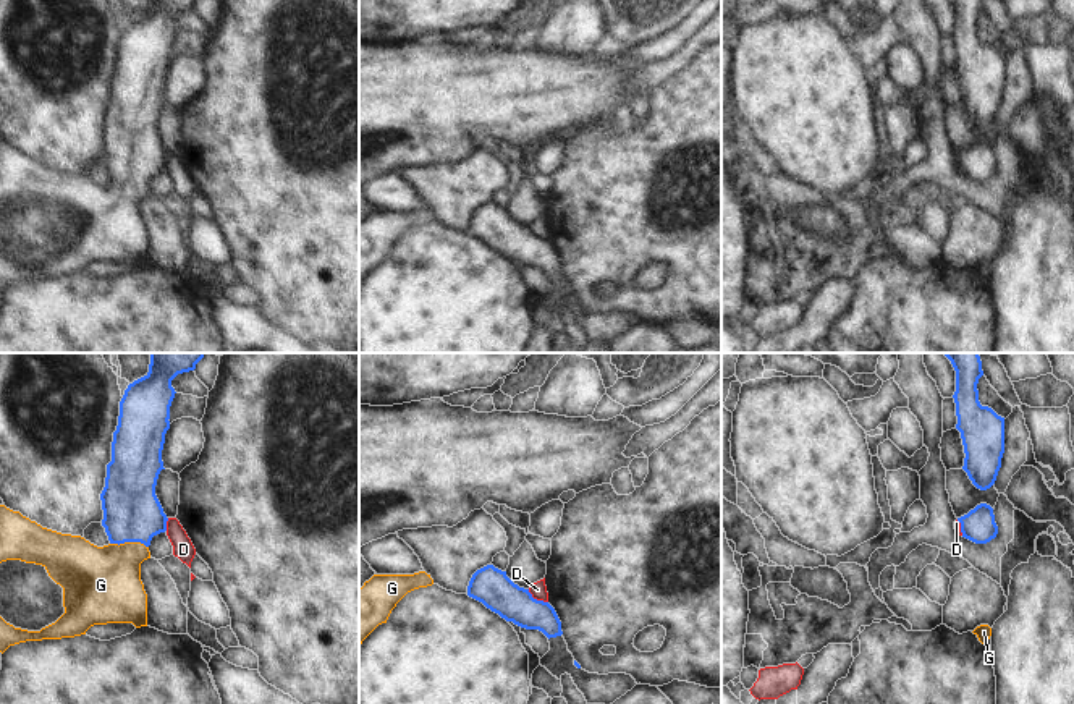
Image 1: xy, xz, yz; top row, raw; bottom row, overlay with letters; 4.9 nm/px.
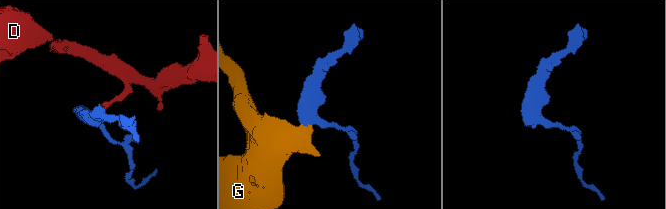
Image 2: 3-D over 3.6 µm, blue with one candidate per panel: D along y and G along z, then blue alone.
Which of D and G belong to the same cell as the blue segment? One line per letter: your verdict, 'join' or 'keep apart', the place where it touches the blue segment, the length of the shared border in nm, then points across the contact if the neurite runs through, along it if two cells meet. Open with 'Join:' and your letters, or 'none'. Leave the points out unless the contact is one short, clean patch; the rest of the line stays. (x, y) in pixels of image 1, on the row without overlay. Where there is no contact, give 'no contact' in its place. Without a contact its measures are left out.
Join: G
D: keep apart; contact xz (536, 237); length 120 nm; border xz (528, 227), (534, 235), (547, 240)
G: join; contact xy (130, 178); length 190 nm; way xy (131, 149), (130, 178), (128, 186), (104, 220)

